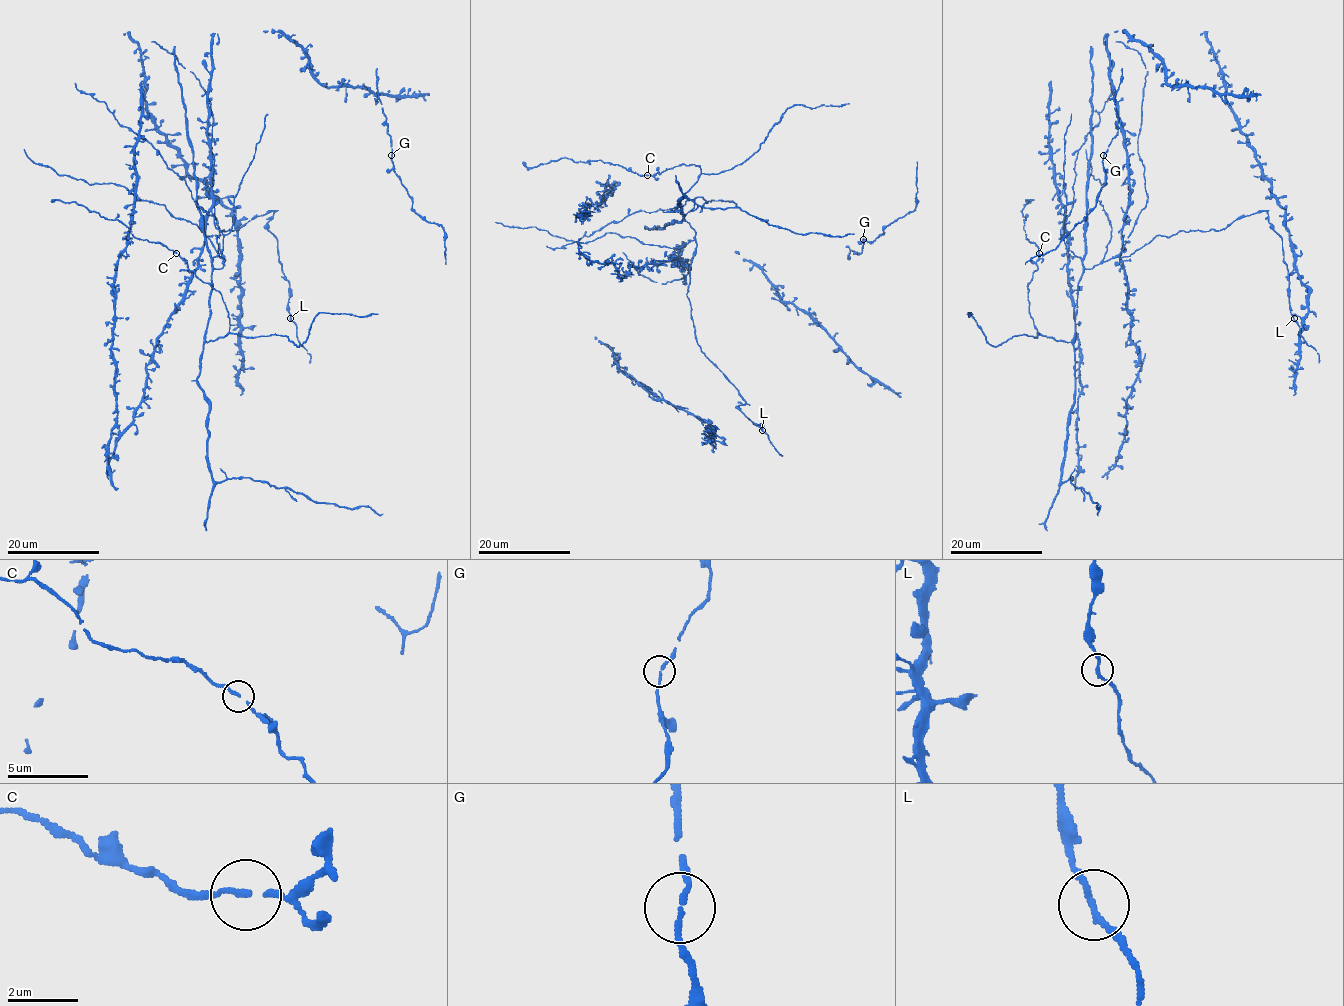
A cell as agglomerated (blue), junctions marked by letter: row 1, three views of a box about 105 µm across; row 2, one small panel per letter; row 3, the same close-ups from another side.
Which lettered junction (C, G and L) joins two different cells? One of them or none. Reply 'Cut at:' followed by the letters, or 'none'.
Cut at: none

